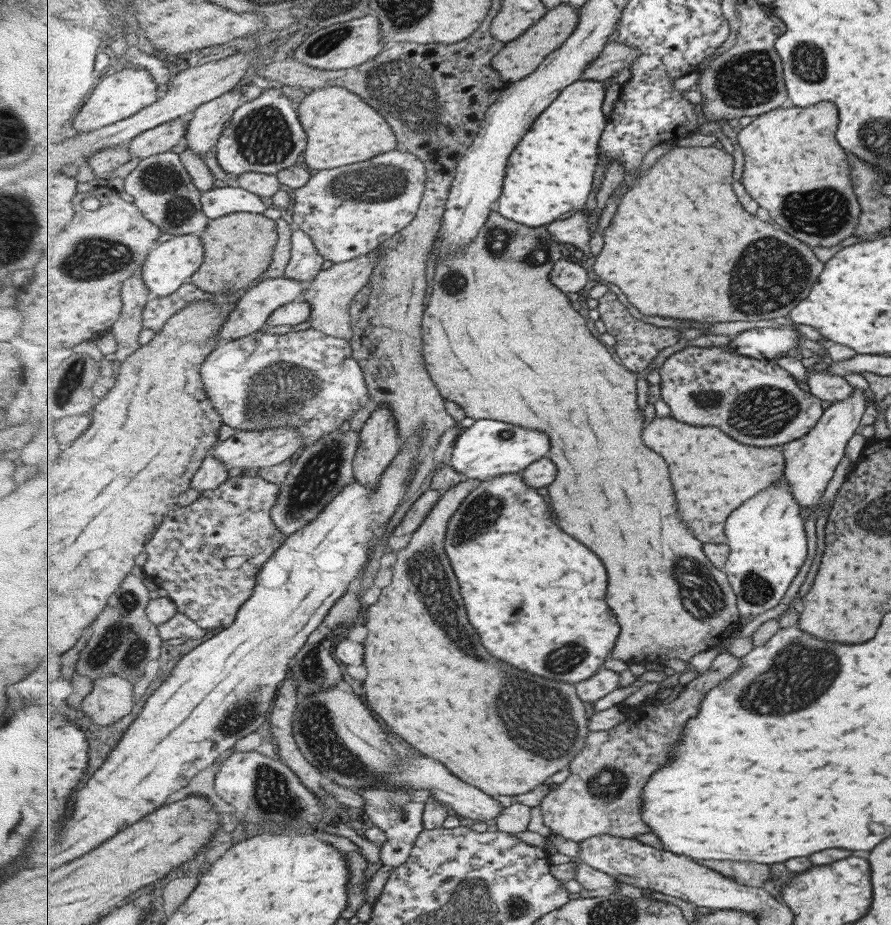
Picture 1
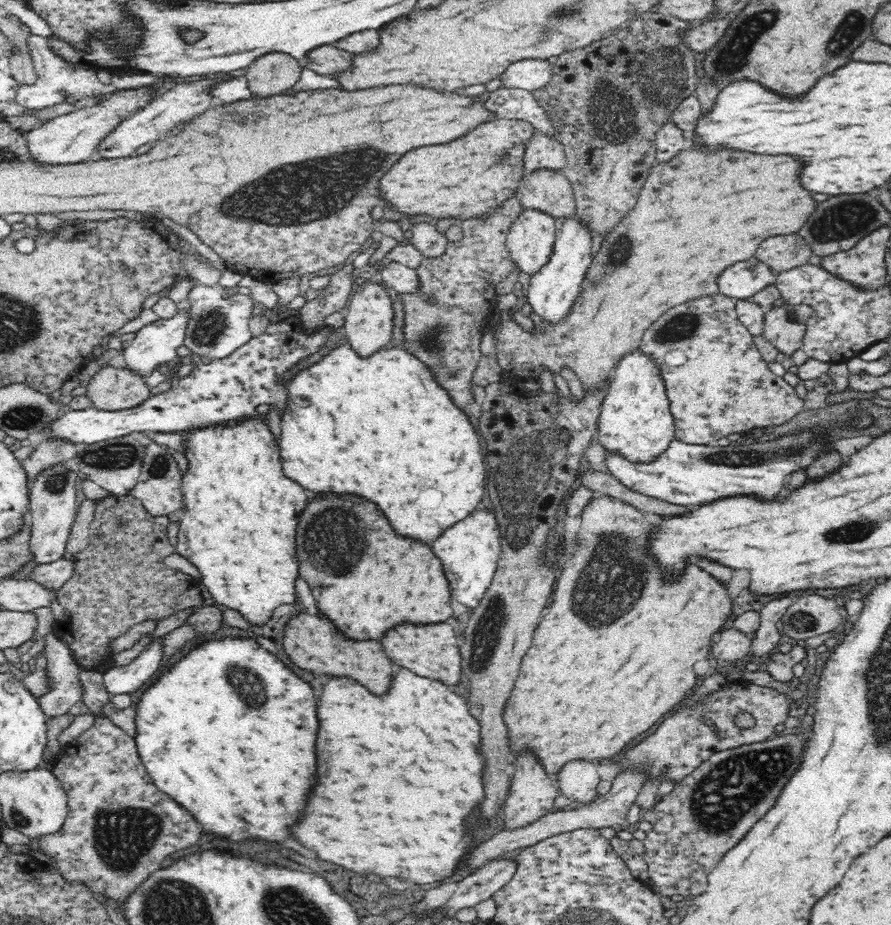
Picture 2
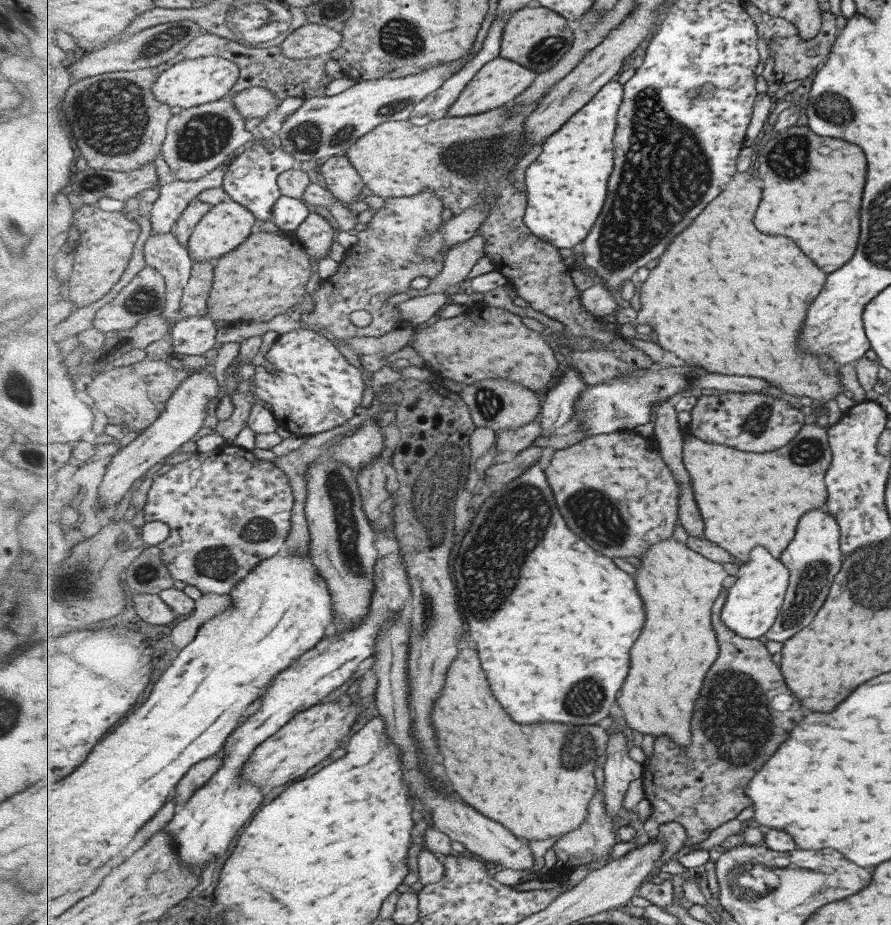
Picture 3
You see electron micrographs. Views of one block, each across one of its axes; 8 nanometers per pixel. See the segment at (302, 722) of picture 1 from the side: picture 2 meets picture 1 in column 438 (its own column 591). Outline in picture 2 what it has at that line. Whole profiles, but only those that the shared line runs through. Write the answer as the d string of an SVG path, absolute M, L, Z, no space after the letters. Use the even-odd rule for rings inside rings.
M570 760L554 777L558 780L562 794L570 800L585 805L598 798L596 786L600 776L596 772L596 763L586 760Z

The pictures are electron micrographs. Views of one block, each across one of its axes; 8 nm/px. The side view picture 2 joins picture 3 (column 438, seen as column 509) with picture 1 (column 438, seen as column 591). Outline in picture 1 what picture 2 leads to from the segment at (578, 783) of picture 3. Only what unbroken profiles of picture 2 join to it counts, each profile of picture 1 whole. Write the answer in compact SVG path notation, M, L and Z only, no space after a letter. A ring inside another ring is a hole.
M468 478L445 491L407 547L399 550L393 584L383 590L379 602L369 612L367 700L370 708L401 738L411 742L417 751L429 754L427 757L445 762L445 767L458 778L489 796L517 796L535 790L557 772L569 769L569 764L583 753L591 730L587 730L587 708L575 684L553 682L511 668L483 648L477 630L469 624L459 582L443 542L453 515L481 483L479 479Z

